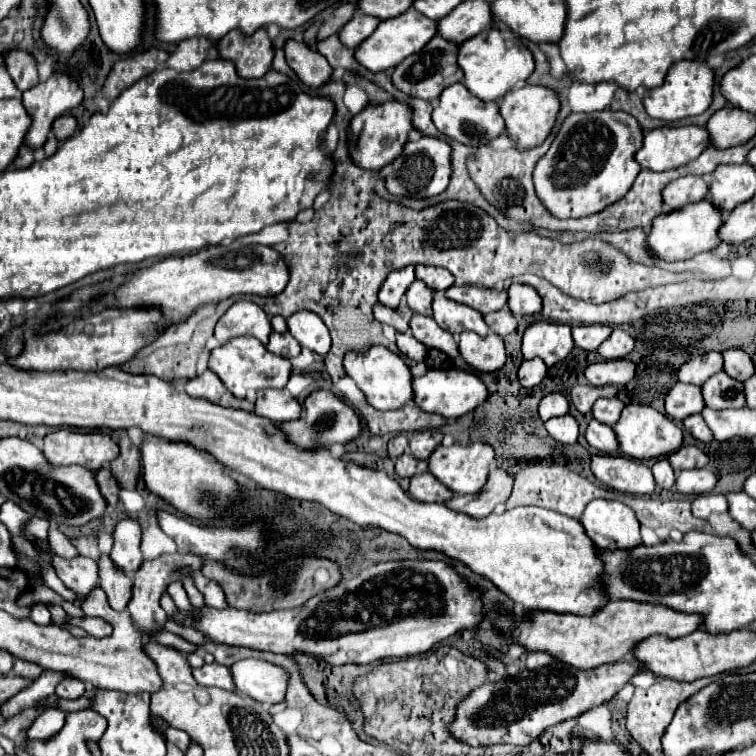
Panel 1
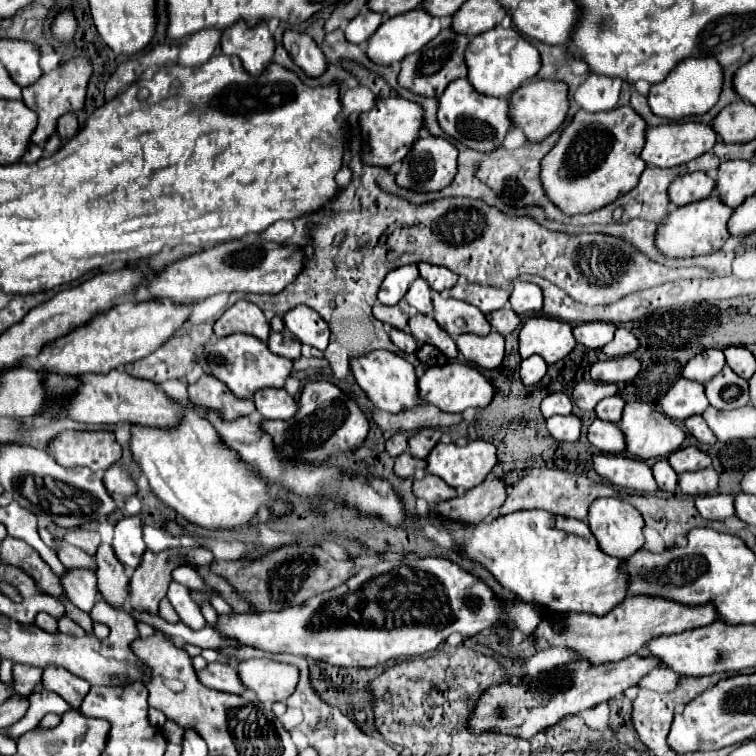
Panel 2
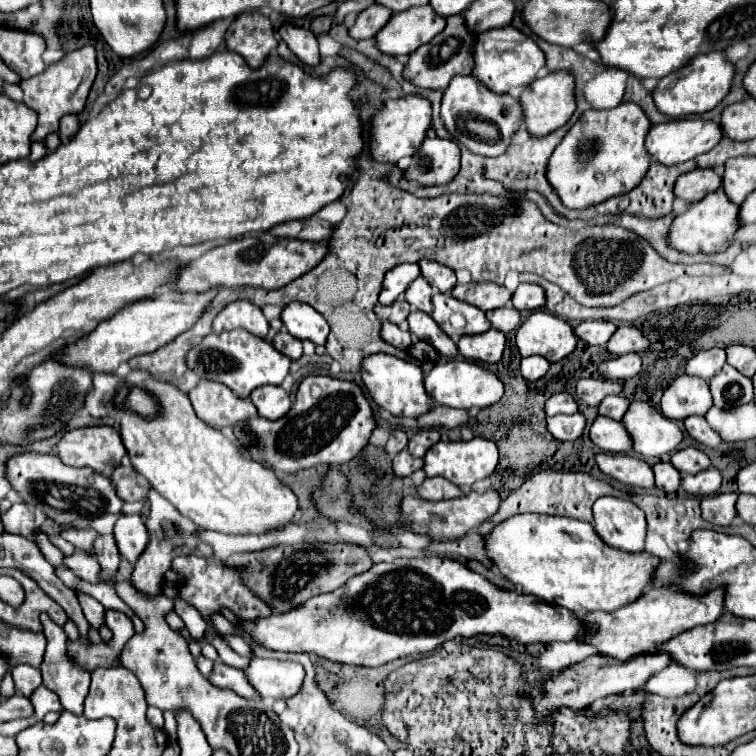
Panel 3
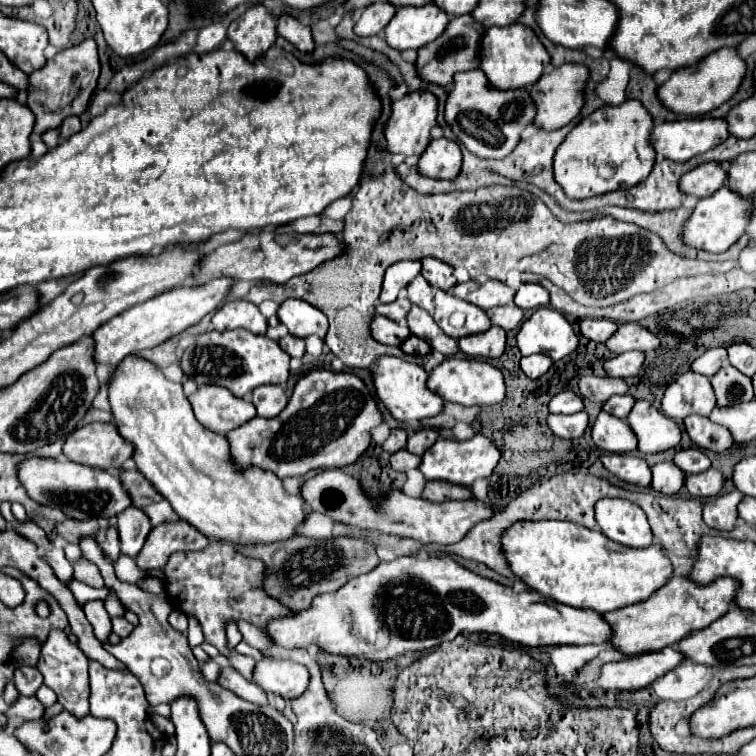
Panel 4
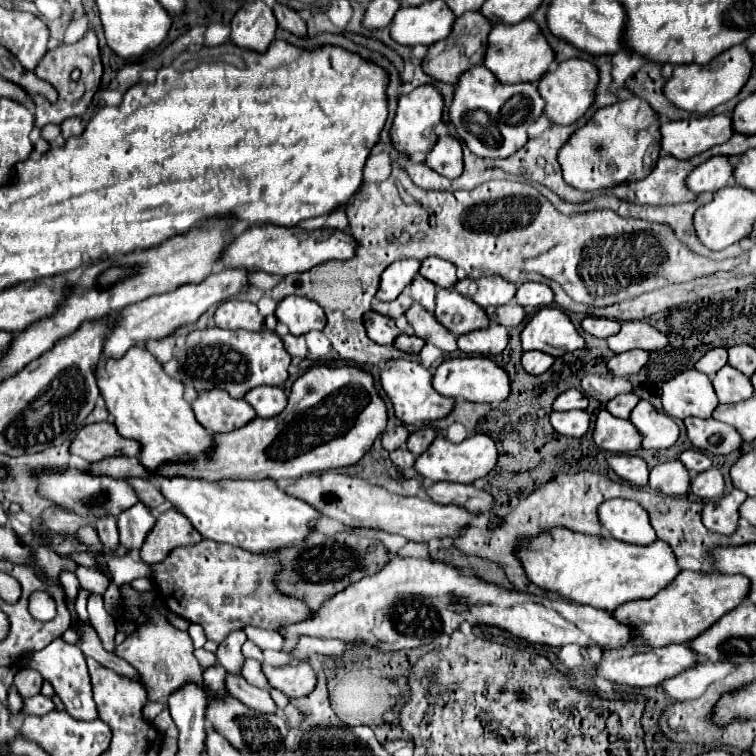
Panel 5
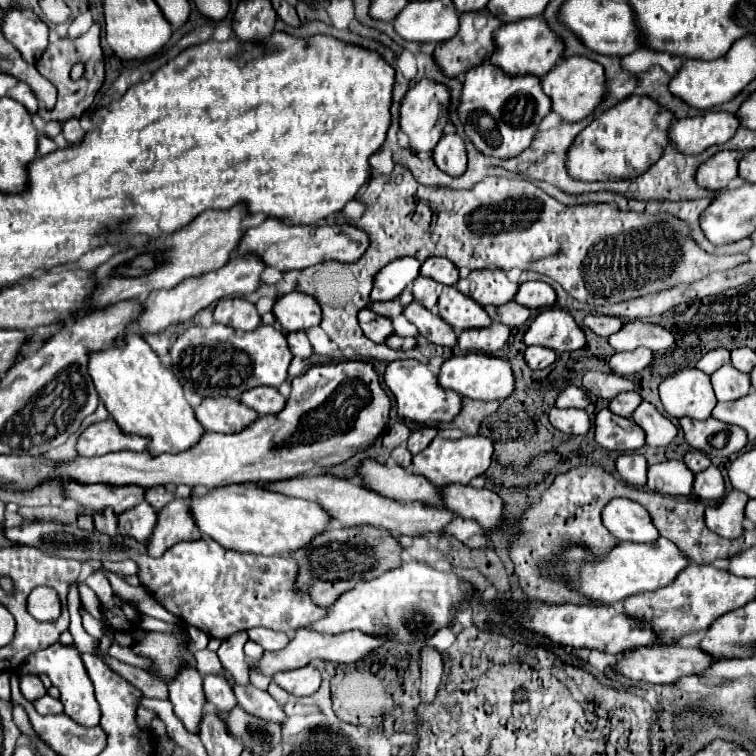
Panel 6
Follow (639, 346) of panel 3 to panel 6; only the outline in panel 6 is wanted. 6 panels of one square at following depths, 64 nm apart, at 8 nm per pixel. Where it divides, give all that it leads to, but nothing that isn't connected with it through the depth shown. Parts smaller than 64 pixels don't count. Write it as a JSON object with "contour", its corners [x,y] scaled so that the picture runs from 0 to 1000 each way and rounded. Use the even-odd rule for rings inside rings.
{"contour":[[[833,423],[833,426],[825,426],[823,437],[810,442],[804,452],[815,466],[833,466],[833,463],[841,463],[844,458],[854,458],[868,466],[868,463],[886,460],[892,455],[892,444],[873,429]]]}

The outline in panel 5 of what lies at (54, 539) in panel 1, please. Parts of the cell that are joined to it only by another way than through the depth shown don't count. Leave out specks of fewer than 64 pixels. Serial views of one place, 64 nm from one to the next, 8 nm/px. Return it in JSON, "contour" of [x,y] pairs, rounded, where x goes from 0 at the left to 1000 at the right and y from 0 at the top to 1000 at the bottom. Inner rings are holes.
{"contour":[[[106,749],[106,754],[101,754],[101,762],[103,762],[108,778],[114,778],[124,786],[132,786],[132,788],[138,788],[140,778],[146,775],[146,767],[140,762],[135,762],[130,754],[116,754],[116,751]]]}

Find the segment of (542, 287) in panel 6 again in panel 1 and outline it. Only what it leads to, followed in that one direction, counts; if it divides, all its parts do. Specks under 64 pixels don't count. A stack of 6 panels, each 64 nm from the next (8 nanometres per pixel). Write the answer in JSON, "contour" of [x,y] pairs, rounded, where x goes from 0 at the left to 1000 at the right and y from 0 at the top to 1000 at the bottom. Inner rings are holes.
{"contour":[[[677,376],[672,381],[672,405],[683,418],[712,415],[717,410],[717,394],[701,376]]]}

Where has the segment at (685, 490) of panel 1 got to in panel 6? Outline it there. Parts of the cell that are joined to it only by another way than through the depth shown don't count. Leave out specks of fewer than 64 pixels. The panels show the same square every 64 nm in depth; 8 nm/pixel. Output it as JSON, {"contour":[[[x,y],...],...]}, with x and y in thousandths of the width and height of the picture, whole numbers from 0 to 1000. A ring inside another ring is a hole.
{"contour":[[[947,616],[918,630],[918,653],[929,661],[952,661],[958,656],[958,632]]]}

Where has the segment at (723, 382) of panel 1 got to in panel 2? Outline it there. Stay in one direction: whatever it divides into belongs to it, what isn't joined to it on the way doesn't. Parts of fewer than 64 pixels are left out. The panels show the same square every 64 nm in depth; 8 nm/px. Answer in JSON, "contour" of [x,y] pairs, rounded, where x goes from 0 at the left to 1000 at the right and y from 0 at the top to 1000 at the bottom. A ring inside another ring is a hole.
{"contour":[[[958,484],[937,508],[934,508],[937,529],[950,542],[968,542],[987,537],[992,532],[989,503],[968,495],[963,484]]]}

